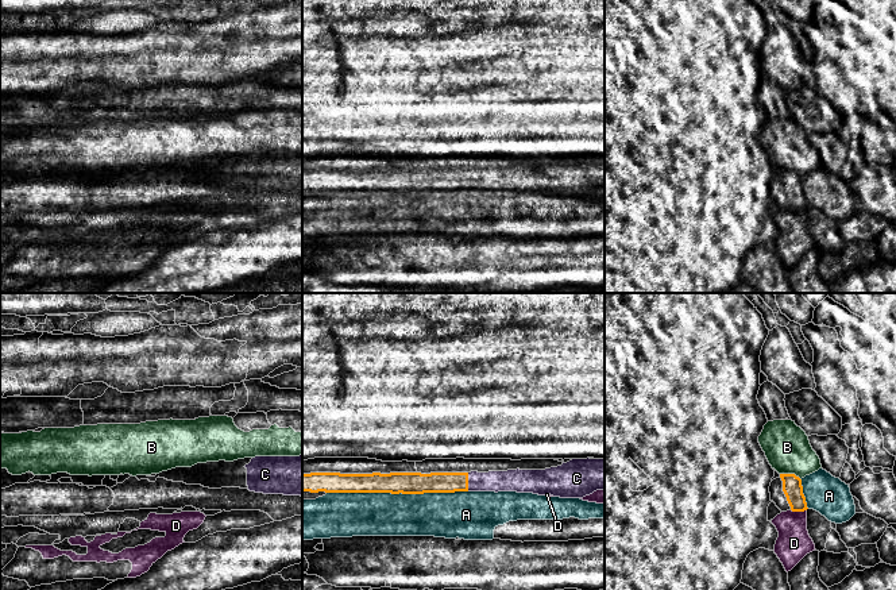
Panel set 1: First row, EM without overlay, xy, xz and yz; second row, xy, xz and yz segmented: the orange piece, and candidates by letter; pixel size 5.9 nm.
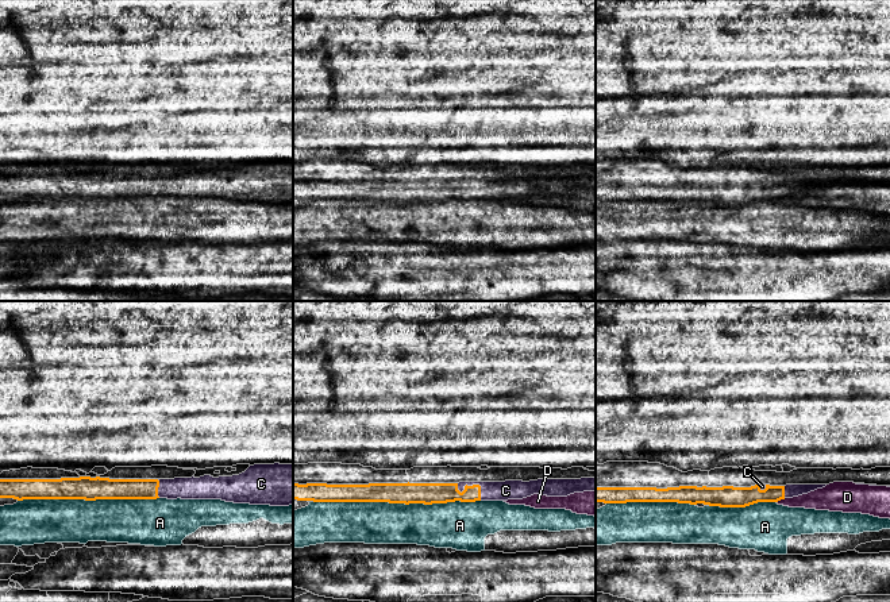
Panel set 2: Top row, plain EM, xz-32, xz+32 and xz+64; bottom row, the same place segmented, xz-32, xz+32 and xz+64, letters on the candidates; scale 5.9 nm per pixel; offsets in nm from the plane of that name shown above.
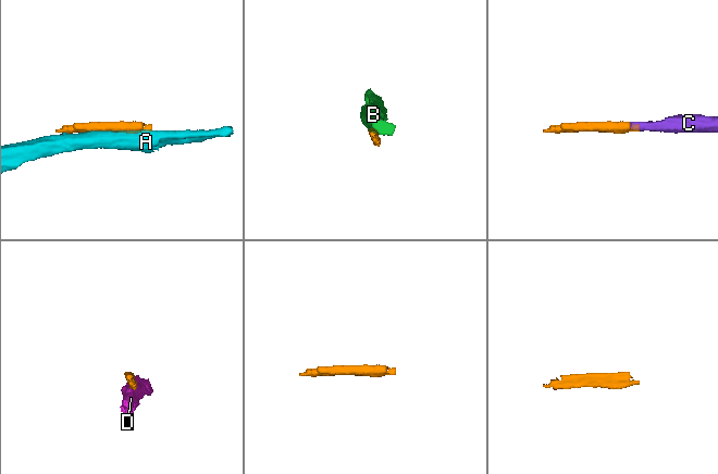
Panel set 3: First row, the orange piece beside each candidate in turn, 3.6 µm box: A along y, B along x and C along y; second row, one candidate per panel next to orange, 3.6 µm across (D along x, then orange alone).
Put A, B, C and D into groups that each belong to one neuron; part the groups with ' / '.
A / B / C / D

